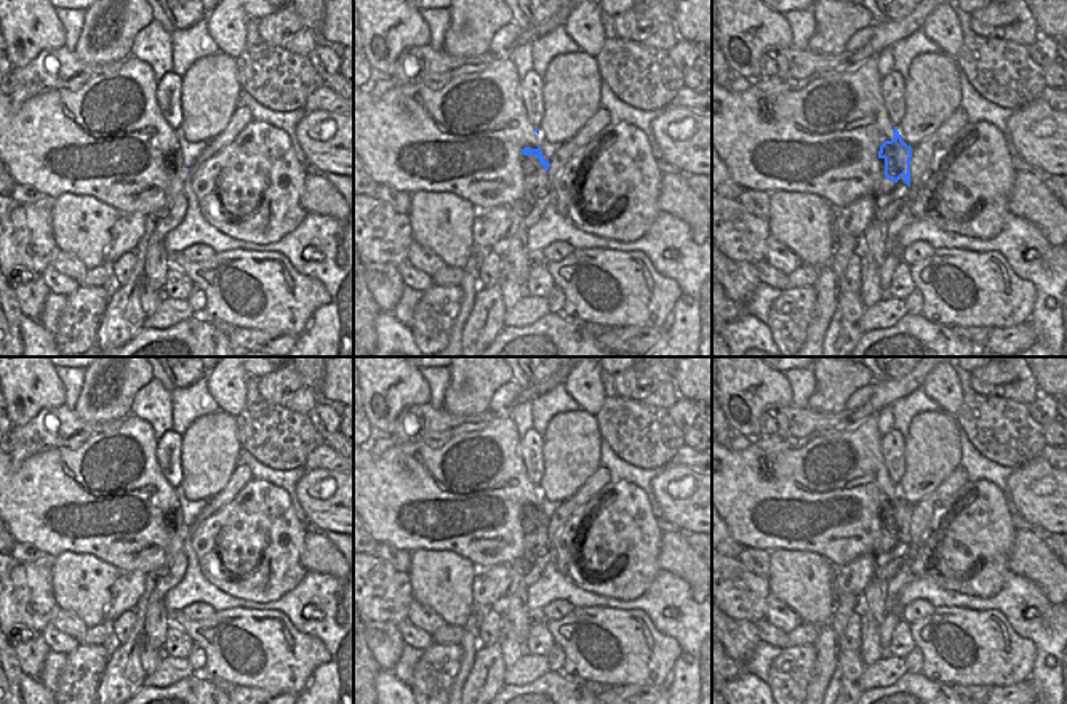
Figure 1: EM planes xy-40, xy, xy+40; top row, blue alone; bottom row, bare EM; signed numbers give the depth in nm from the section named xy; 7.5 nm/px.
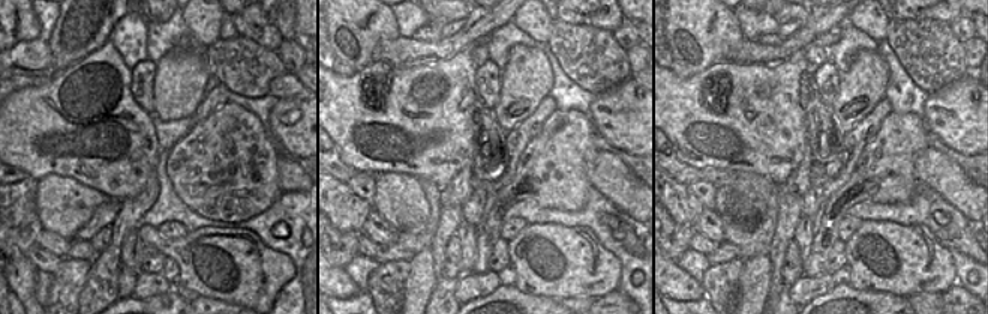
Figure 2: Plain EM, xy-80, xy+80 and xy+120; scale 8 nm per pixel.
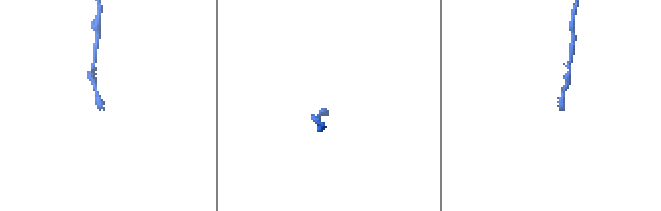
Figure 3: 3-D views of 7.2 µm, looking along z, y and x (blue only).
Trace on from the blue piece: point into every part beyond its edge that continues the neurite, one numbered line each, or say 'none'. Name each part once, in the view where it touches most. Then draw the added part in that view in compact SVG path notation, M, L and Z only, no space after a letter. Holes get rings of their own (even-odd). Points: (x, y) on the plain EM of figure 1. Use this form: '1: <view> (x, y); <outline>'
1: xy+40 (890, 556); M880 525L878 533L877 549L873 552L873 578L889 581L910 558L910 546L904 541L904 534L897 541L886 538Z

